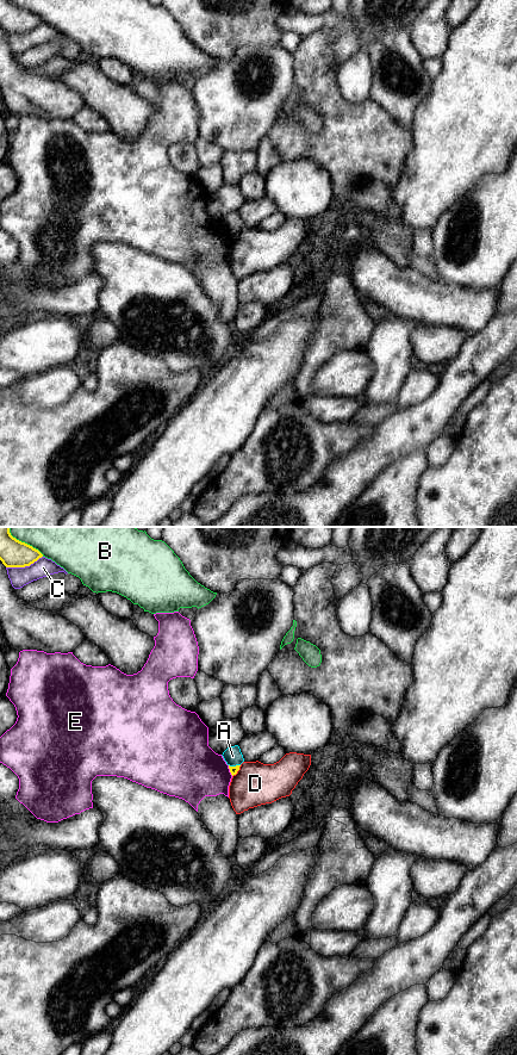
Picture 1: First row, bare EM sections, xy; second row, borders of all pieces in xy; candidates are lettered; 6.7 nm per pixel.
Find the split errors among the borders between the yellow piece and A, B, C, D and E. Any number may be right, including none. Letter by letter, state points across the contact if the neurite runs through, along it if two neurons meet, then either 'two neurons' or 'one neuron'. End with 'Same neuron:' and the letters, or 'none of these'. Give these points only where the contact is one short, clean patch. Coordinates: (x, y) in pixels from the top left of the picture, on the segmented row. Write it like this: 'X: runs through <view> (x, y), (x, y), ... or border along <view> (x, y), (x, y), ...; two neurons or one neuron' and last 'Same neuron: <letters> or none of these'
A: border along xy (229, 764), (240, 765); two neurons
B: two neurons
C: two neurons
D: two neurons
E: two neurons
Same neuron: none of these

